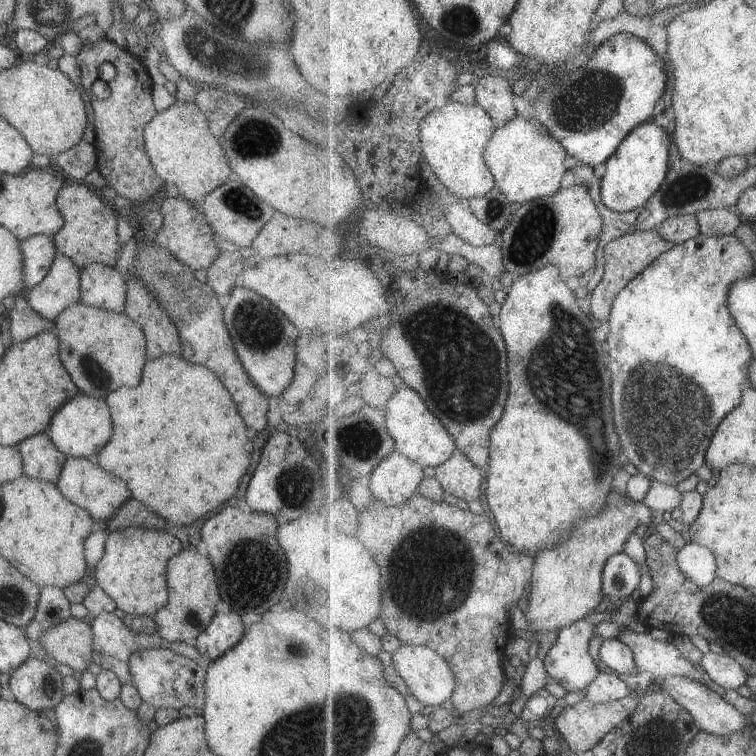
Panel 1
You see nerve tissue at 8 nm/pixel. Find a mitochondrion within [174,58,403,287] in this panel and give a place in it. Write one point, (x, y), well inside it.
(250, 142)

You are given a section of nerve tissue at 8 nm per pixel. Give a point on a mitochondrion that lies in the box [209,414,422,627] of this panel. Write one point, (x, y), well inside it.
(296, 485)

